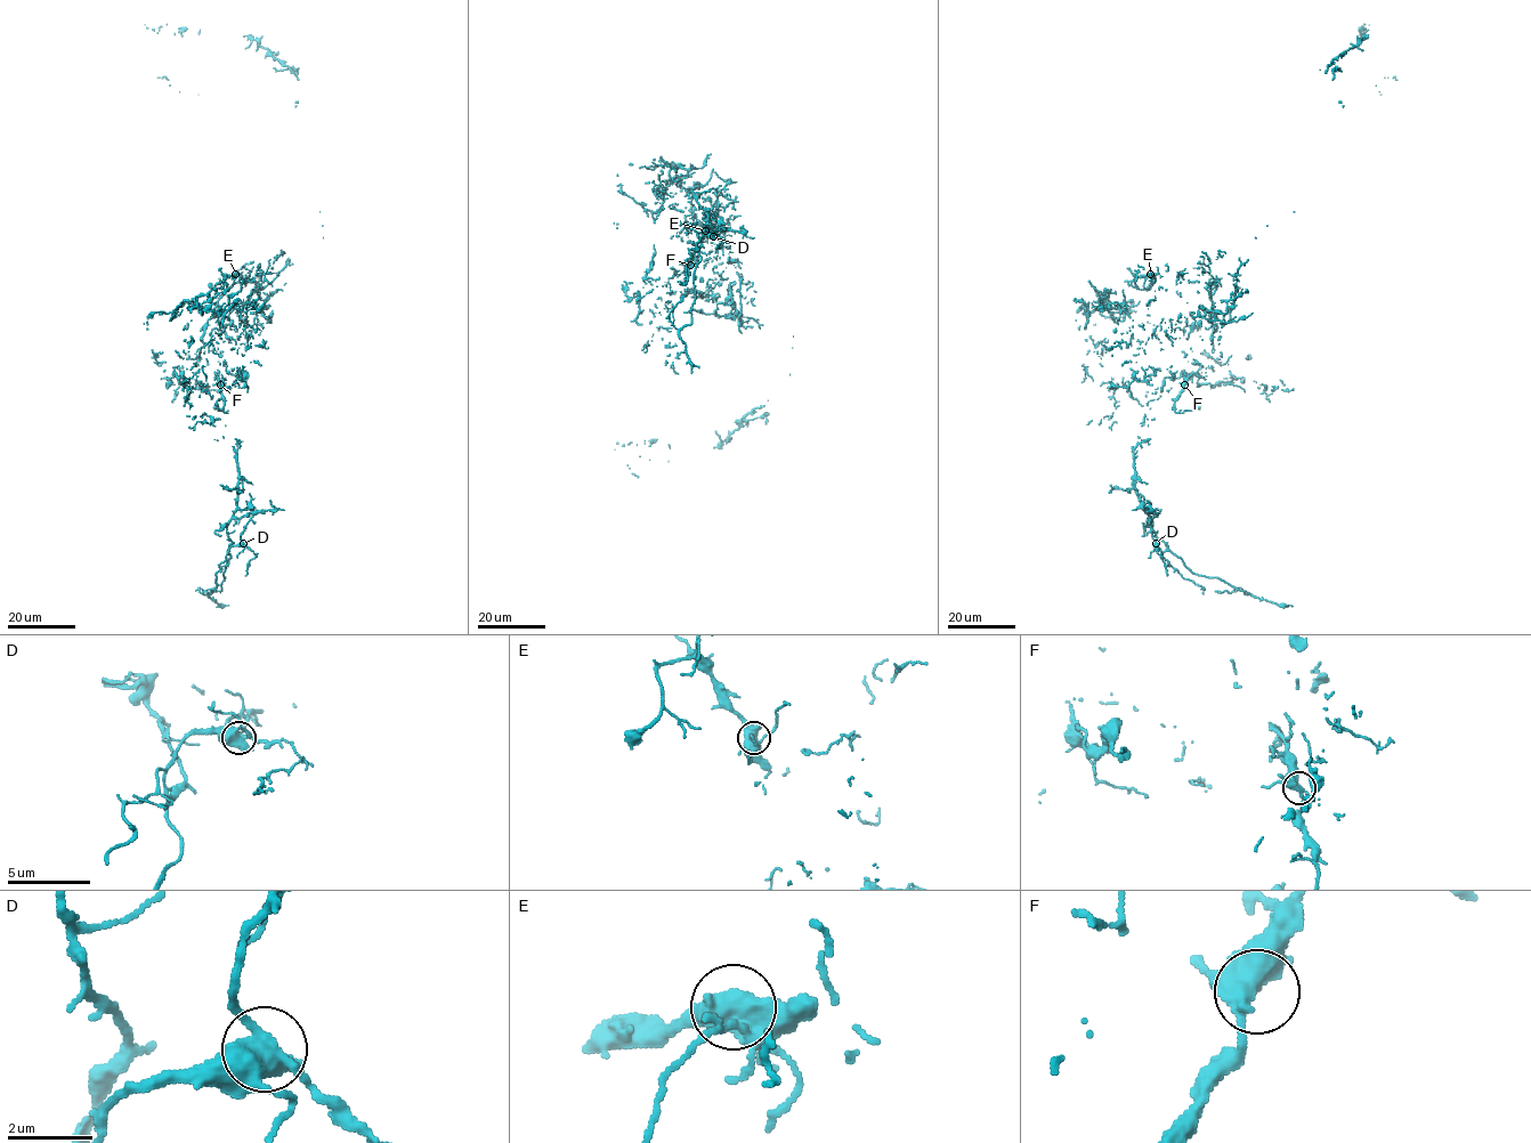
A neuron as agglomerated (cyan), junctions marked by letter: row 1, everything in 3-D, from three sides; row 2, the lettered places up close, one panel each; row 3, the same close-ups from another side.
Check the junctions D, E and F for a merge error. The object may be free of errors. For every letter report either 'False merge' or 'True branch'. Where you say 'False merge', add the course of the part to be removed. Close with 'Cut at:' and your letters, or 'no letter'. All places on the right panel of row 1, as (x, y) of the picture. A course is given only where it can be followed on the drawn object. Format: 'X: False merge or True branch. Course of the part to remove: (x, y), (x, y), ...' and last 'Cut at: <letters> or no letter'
D: True branch
E: True branch
F: True branch
Cut at: no letter

